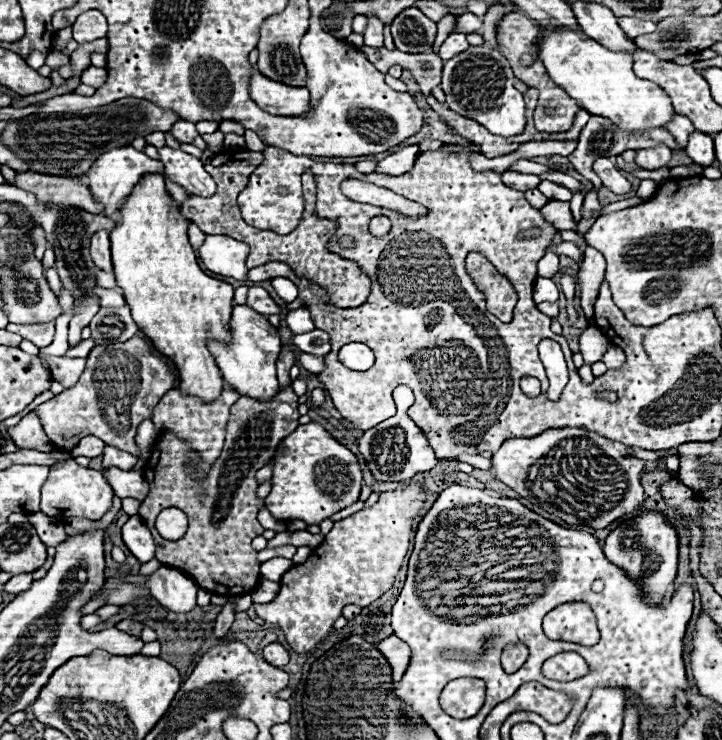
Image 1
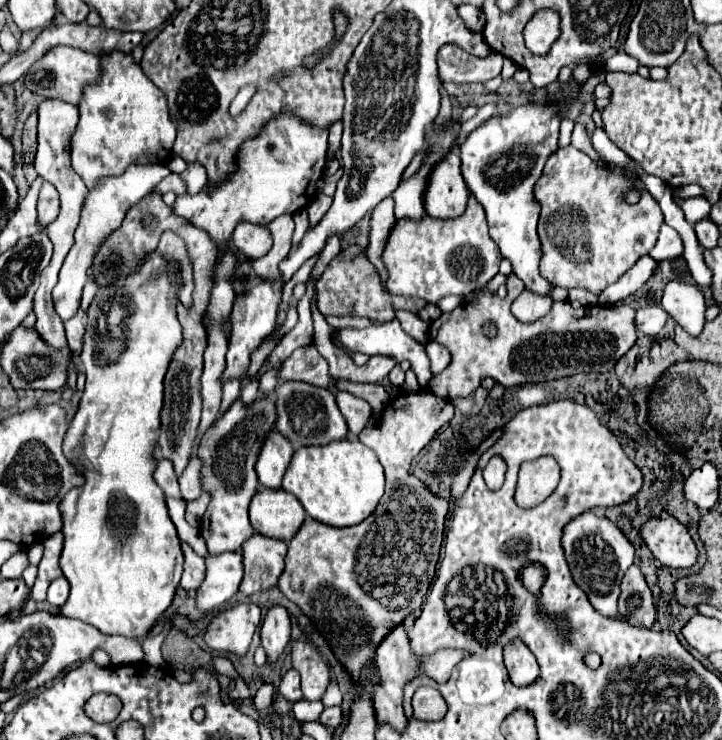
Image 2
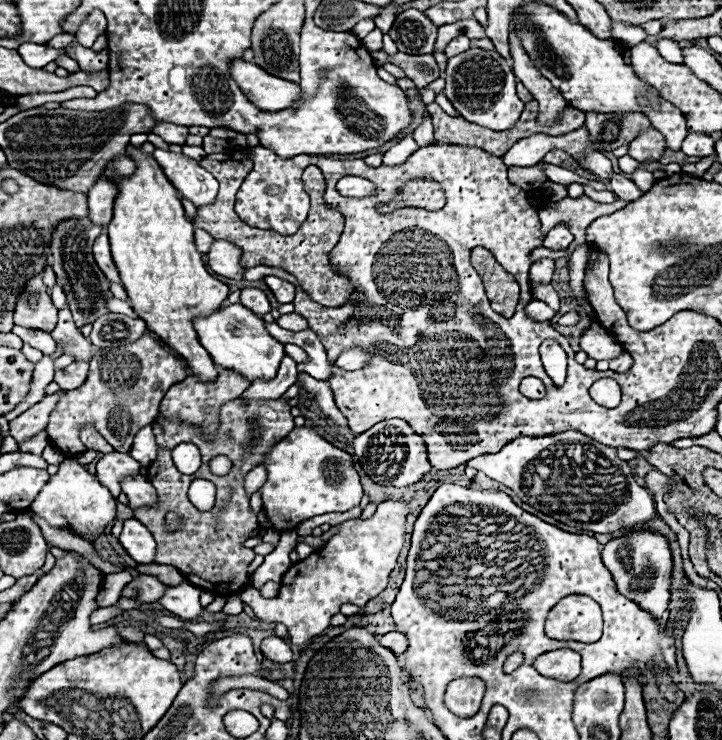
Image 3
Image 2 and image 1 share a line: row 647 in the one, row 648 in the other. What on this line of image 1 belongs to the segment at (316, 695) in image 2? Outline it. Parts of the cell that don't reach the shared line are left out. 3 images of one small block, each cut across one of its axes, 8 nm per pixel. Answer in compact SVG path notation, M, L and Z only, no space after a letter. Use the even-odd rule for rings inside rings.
M406 486L382 492L372 508L334 522L324 542L314 548L312 556L294 568L284 578L278 596L268 604L252 604L264 622L274 622L286 636L290 648L298 654L310 652L332 630L334 620L346 604L368 606L392 588L402 560L408 550L412 520L422 508L426 494L418 486Z

